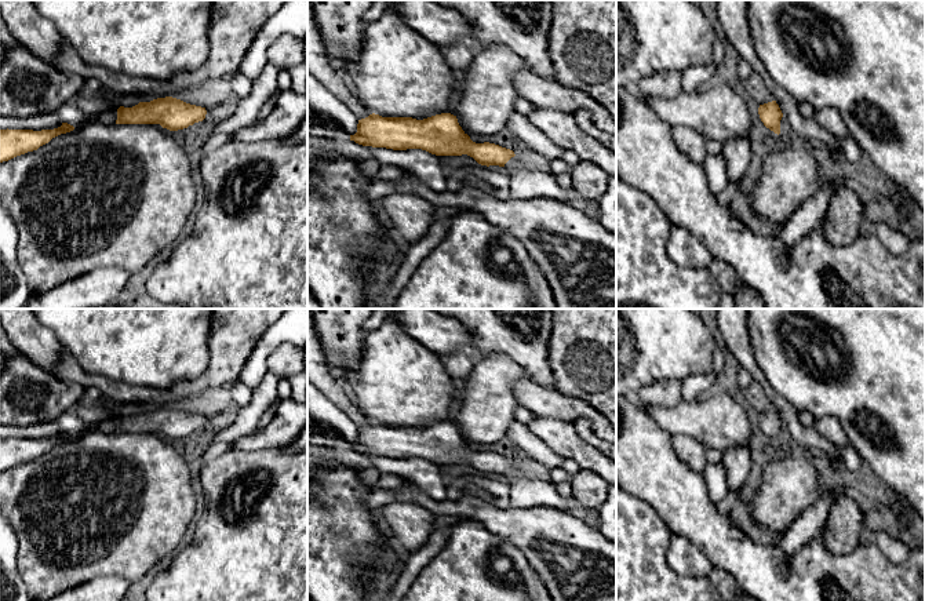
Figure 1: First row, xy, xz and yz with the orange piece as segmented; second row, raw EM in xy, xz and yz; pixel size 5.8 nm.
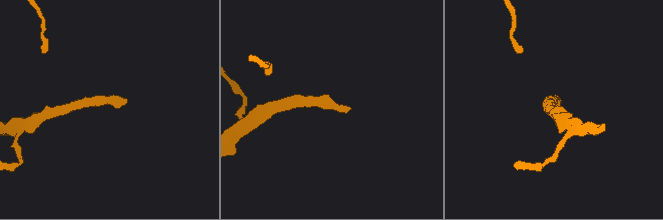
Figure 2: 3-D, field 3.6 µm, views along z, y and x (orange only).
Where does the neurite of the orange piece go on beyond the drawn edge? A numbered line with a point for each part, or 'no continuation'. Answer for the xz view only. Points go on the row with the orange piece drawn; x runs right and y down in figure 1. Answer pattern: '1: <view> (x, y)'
1: xz (525, 184)

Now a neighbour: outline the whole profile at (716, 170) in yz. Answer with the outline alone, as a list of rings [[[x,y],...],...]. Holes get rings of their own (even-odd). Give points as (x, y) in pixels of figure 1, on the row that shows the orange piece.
[[[722,153],[707,156],[703,167],[711,193],[720,194],[729,185],[726,163]]]

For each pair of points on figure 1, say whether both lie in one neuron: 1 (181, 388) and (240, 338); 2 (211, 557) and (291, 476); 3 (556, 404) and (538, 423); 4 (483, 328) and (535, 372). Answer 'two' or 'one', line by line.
1: one
2: one
3: two
4: one

